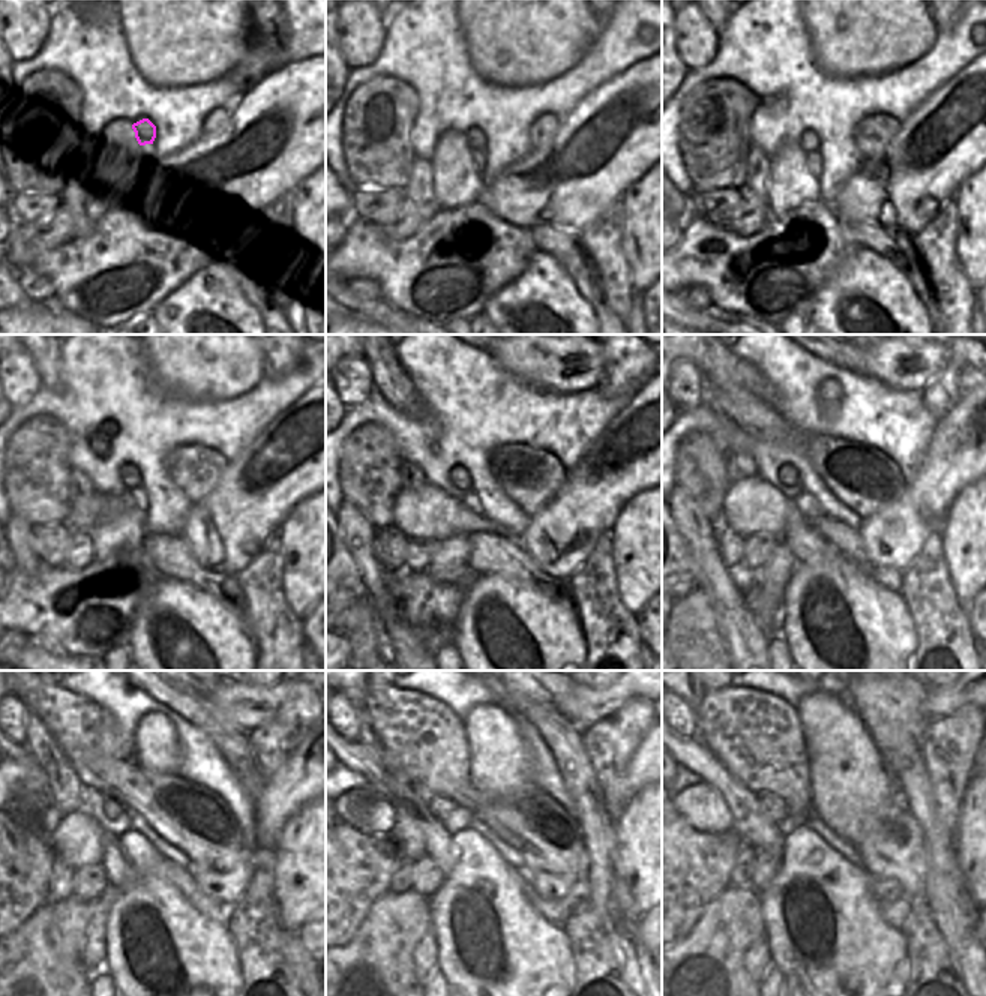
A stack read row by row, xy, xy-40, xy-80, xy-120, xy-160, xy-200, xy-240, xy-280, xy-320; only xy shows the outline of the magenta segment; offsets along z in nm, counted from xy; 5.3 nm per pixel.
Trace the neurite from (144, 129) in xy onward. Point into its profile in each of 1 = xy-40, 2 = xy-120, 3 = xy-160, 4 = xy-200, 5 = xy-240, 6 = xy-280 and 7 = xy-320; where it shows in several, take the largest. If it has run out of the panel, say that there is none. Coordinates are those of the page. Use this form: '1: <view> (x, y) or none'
1: xy-40 (476, 138)
2: xy-120 (129, 474)
3: xy-160 (459, 476)
4: xy-200 (788, 474)
5: xy-240 (113, 809)
6: xy-280 (438, 806)
7: xy-320 (773, 809)

